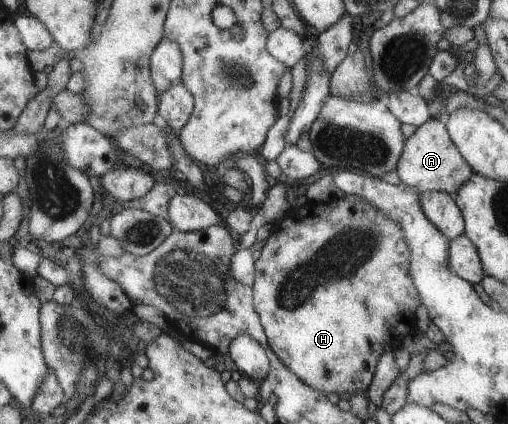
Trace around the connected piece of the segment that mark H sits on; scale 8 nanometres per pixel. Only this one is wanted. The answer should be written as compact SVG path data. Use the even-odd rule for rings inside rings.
M358 195L291 208L265 240L252 288L254 308L271 349L303 383L324 394L364 394L381 354L388 351L395 337L420 332L415 310L422 299L410 274L410 249L402 229Z

